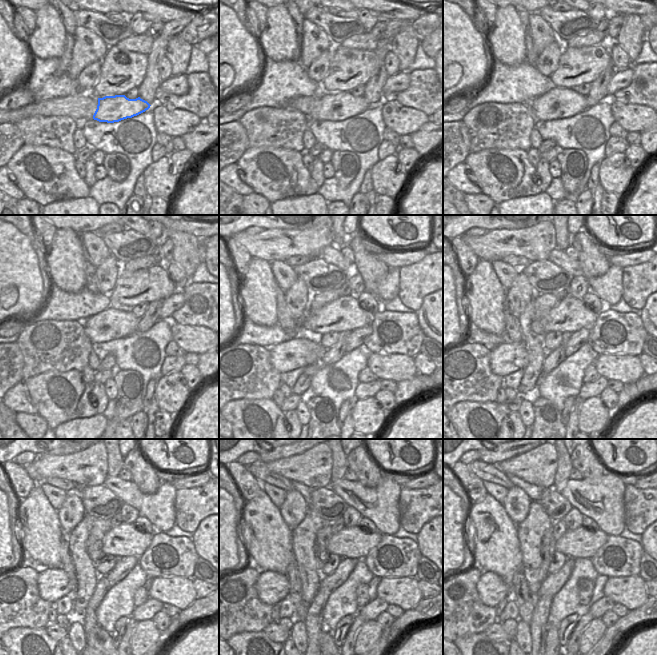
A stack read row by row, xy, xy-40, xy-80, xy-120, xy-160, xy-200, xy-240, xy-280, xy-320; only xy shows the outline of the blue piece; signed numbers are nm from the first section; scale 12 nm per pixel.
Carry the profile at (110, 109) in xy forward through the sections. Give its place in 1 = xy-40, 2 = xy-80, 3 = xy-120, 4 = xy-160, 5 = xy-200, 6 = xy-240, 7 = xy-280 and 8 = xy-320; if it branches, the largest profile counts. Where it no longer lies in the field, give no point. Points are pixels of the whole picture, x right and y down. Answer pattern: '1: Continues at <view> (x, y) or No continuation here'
1: Continues at xy-40 (337, 107)
2: Continues at xy-80 (545, 107)
3: Continues at xy-120 (98, 330)
4: Continues at xy-160 (288, 356)
5: Continues at xy-200 (506, 358)
6: Continues at xy-240 (53, 583)
7: Continues at xy-280 (272, 587)
8: Continues at xy-320 (491, 589).

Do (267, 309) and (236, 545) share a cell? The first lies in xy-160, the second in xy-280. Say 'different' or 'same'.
different

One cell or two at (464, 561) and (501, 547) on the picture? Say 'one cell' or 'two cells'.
two cells

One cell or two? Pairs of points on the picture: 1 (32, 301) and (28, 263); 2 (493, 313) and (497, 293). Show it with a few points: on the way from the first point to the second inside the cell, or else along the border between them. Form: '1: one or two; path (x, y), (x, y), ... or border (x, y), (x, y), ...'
1: one; path (33, 292), (33, 272)
2: one; path (493, 308), (493, 298)

